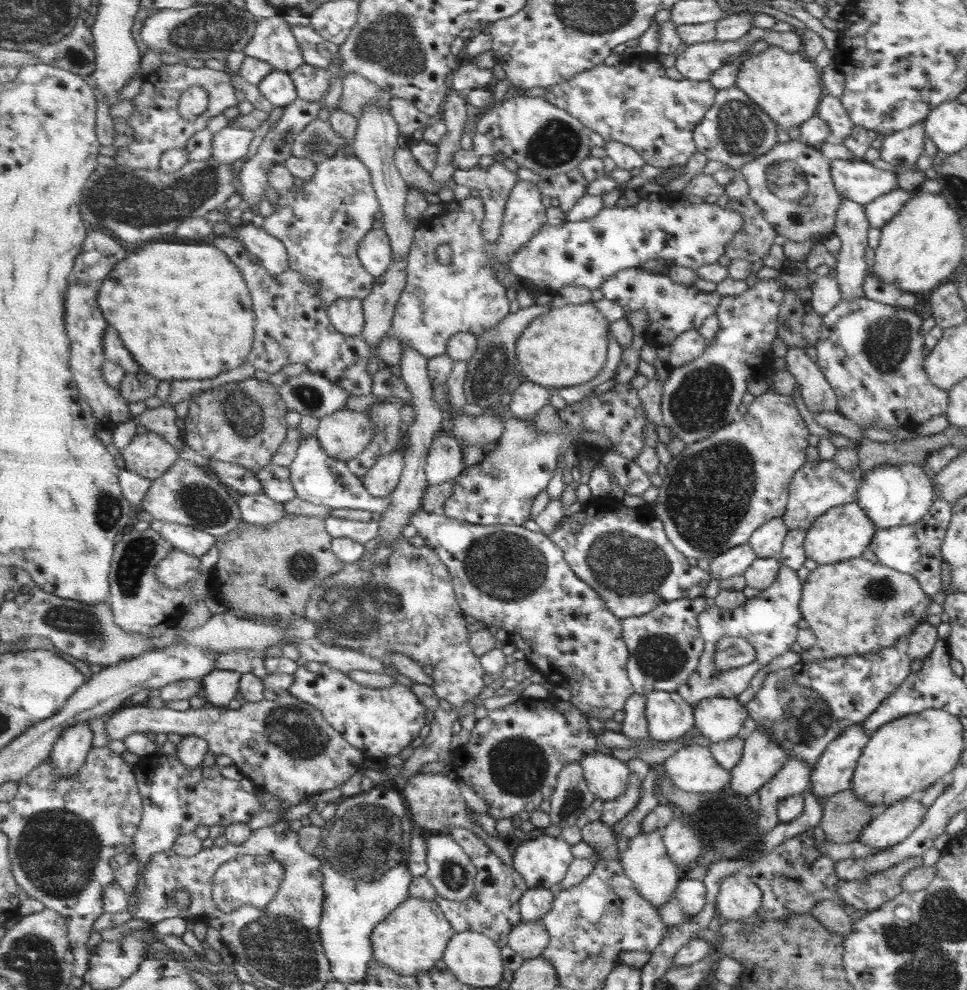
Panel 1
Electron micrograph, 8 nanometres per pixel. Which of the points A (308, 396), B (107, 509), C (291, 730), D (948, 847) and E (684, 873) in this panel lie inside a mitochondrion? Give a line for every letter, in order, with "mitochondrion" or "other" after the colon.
A: mitochondrion
B: mitochondrion
C: mitochondrion
D: other
E: other

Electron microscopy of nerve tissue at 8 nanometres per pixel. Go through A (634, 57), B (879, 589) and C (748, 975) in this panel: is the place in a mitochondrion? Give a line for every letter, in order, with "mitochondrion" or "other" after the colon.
A: other
B: mitochondrion
C: other

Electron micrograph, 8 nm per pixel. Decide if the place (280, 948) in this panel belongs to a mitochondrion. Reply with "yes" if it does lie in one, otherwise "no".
yes

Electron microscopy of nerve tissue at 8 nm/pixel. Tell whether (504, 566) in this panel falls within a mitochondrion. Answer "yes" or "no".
yes

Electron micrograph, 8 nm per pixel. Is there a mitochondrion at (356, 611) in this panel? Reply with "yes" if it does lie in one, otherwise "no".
yes

